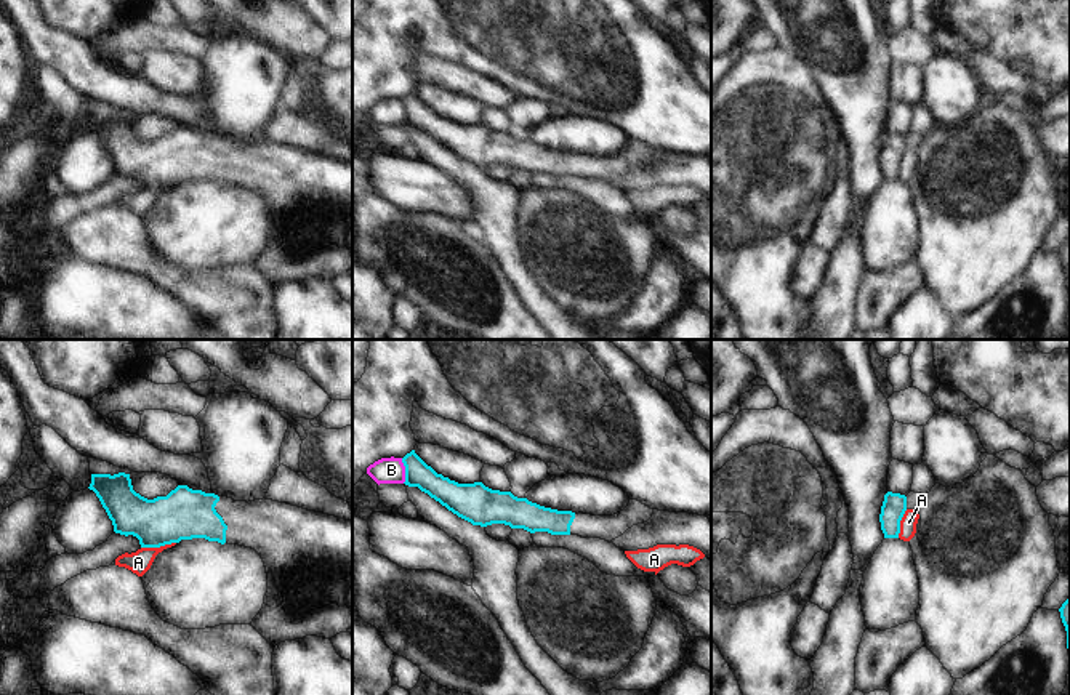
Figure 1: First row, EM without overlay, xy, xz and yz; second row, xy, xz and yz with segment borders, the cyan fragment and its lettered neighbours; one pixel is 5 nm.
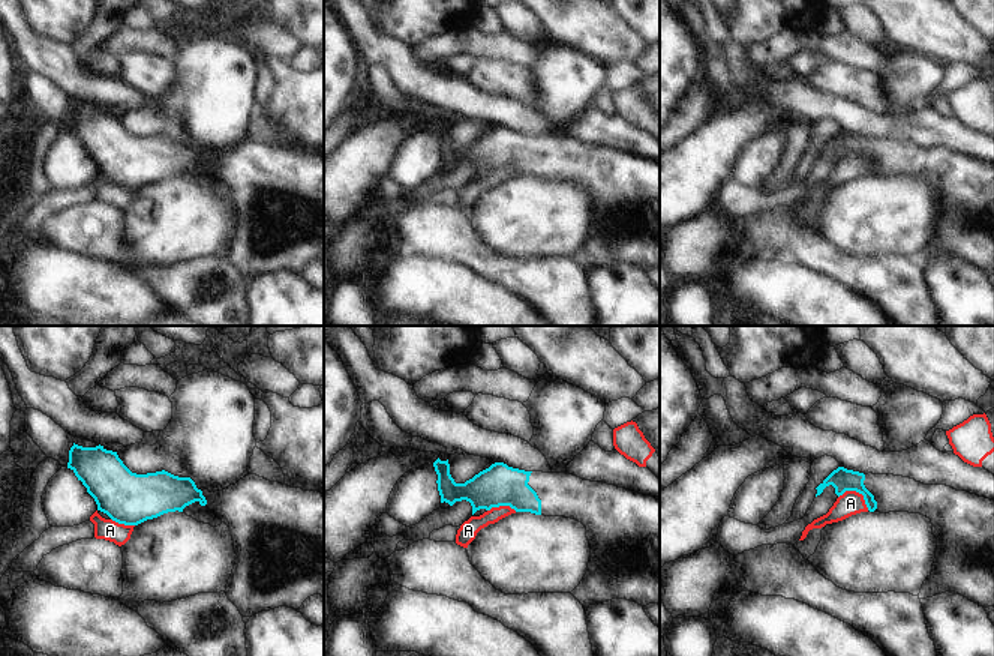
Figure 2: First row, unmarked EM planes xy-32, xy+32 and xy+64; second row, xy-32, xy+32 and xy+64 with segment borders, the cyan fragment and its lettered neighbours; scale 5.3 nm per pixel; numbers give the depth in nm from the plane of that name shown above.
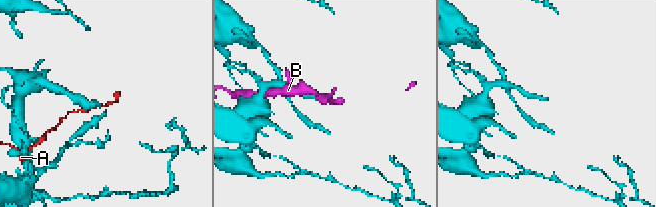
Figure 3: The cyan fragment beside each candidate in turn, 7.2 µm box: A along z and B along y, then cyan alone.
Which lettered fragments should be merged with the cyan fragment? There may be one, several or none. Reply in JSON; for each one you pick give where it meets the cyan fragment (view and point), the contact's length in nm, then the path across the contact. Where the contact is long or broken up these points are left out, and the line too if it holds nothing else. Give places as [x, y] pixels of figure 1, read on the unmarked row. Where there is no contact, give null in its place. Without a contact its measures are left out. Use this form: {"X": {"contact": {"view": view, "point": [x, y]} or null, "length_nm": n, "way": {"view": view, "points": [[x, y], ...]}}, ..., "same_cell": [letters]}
{"same_cell": []}

